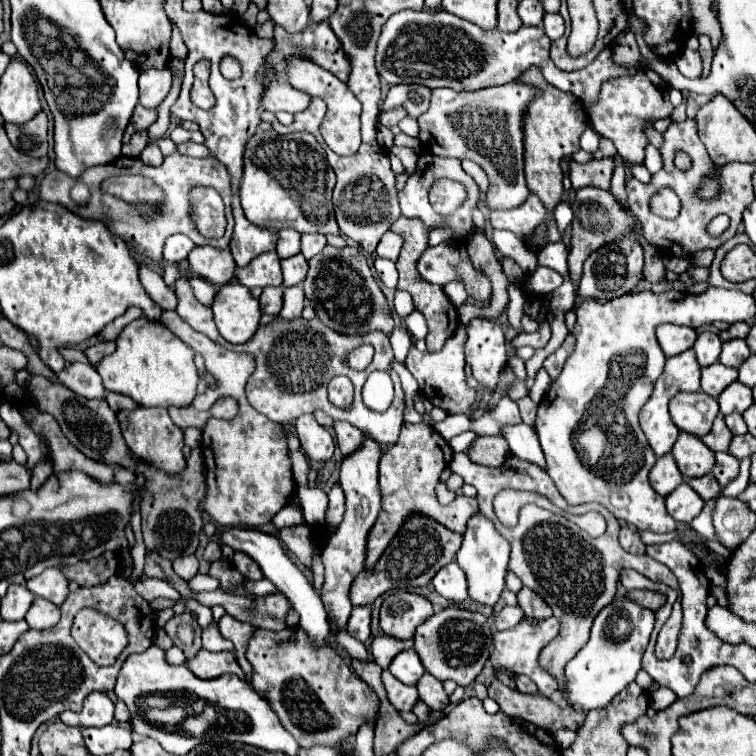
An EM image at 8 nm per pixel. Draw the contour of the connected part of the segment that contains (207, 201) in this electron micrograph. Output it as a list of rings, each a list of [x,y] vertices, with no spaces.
[[[193,186],[189,192],[189,216],[205,238],[221,238],[225,234],[223,200],[215,188]]]

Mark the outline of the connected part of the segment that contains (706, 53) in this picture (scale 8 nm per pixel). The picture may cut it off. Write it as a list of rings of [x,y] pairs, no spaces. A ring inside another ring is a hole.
[[[699,36],[699,53],[703,62],[703,72],[701,72],[701,78],[707,78],[709,74],[709,68],[711,68],[711,55],[714,55],[713,46],[711,46],[711,40],[709,36]],[[711,49],[713,50],[711,52]]]

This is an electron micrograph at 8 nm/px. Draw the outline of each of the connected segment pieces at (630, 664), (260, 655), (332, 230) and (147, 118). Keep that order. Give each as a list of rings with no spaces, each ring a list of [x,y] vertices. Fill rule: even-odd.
[[[617,596],[611,604],[607,604],[593,622],[589,642],[565,666],[567,692],[563,692],[563,696],[567,698],[567,702],[583,712],[601,708],[611,702],[615,694],[619,694],[629,682],[635,680],[653,626],[655,612],[629,600],[627,596]]]
[[[299,626],[285,628],[281,632],[255,630],[245,656],[253,664],[253,688],[267,698],[273,712],[279,716],[283,728],[297,740],[301,748],[313,748],[317,744],[339,746],[341,742],[355,736],[363,722],[369,722],[377,716],[377,694],[355,672],[351,672],[351,668],[341,660],[341,656],[333,648],[313,648]]]
[[[257,130],[255,138],[247,142],[247,154],[243,156],[243,162],[245,168],[239,196],[249,222],[275,232],[281,228],[293,228],[301,234],[339,234],[331,204],[335,174],[327,162],[323,146],[313,134],[293,132],[281,136],[275,130]]]
[[[137,104],[135,110],[133,110],[133,116],[131,116],[131,122],[129,122],[129,126],[127,126],[125,134],[123,134],[123,144],[127,144],[137,130],[147,130],[155,120],[157,120],[157,112],[155,110]]]

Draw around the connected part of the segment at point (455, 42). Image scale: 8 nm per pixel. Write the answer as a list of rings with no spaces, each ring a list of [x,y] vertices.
[[[403,10],[393,14],[381,30],[377,40],[377,74],[387,84],[423,84],[427,88],[447,86],[453,90],[477,90],[487,86],[509,84],[519,78],[529,66],[539,66],[547,82],[559,90],[567,90],[586,106],[592,106],[599,99],[601,82],[605,78],[633,76],[637,66],[621,66],[613,60],[613,50],[603,48],[591,66],[577,72],[559,70],[549,58],[551,40],[547,38],[543,26],[521,26],[517,32],[501,30],[481,30],[479,26],[447,14],[443,10],[435,12],[415,12]]]

